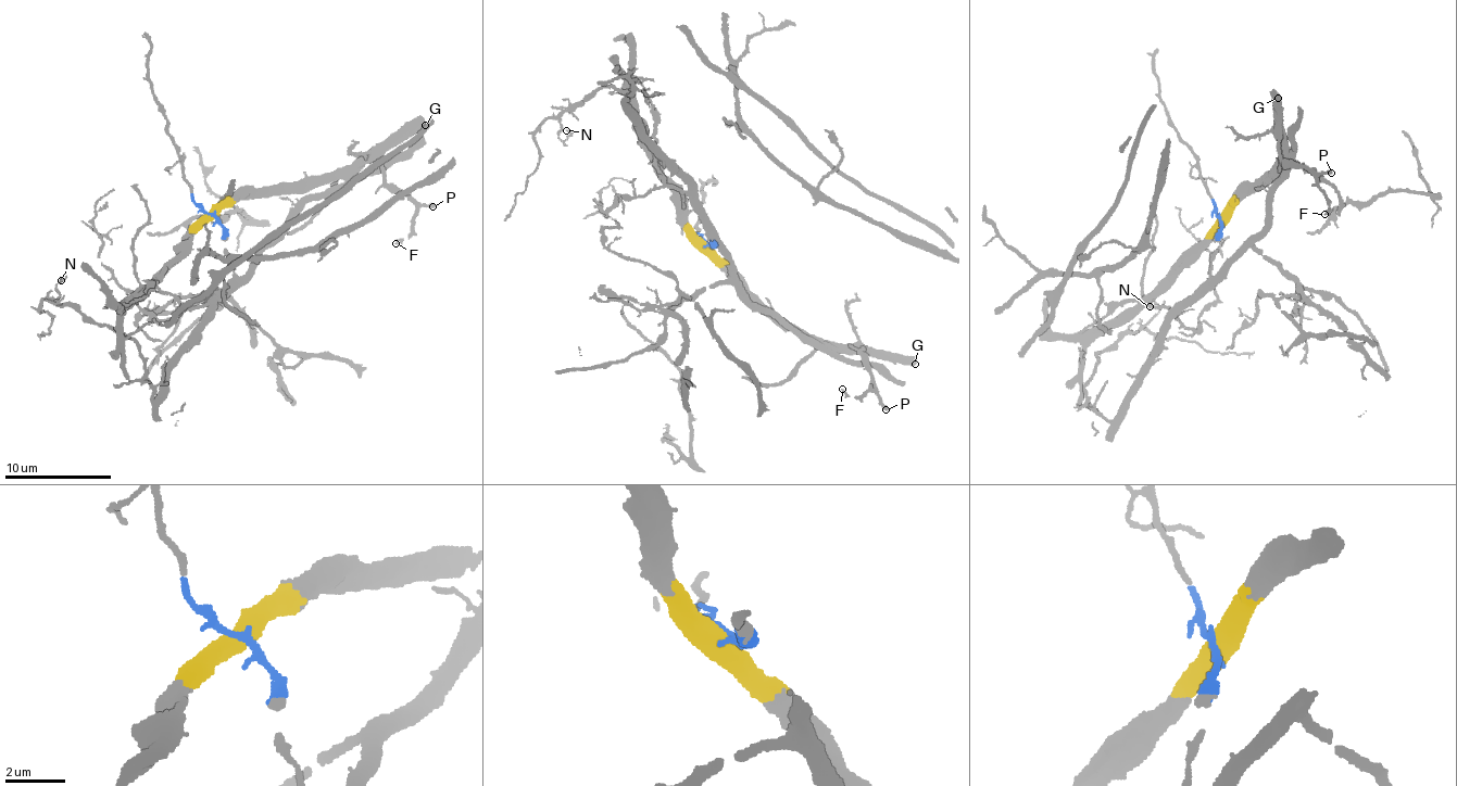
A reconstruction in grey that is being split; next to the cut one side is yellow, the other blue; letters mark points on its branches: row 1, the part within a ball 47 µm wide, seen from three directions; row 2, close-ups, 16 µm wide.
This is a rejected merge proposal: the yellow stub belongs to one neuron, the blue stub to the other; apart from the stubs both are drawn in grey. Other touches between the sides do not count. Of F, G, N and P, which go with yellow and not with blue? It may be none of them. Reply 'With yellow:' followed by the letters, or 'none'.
With yellow: F, G, P

